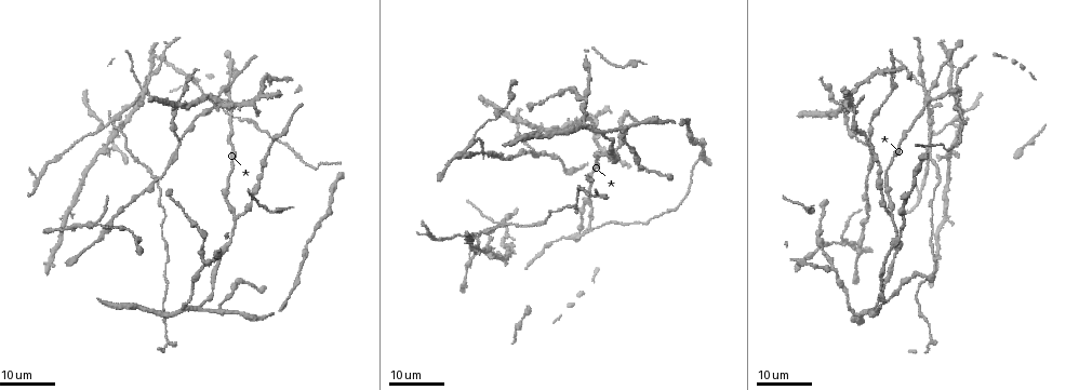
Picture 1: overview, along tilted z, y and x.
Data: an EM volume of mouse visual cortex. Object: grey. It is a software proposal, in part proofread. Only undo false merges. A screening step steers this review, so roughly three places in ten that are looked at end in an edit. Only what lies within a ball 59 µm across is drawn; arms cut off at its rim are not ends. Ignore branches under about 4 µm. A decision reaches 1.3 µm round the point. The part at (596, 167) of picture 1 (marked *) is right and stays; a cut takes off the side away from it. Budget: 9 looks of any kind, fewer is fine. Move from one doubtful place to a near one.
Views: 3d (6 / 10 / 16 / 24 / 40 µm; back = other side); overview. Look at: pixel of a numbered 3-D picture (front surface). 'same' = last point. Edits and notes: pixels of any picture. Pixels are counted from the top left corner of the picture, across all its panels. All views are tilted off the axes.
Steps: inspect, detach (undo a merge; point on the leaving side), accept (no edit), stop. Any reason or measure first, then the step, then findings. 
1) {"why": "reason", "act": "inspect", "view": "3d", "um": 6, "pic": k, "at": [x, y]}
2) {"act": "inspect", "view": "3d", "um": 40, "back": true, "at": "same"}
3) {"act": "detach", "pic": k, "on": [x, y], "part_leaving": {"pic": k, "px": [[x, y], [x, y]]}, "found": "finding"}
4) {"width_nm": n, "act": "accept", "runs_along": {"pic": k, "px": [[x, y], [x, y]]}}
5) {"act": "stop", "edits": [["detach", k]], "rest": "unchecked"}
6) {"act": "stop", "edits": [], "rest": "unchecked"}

{"why": "three arms meet", "act": "inspect", "view": "3d", "um": 24, "pic": 1, "at": [580, 237]}

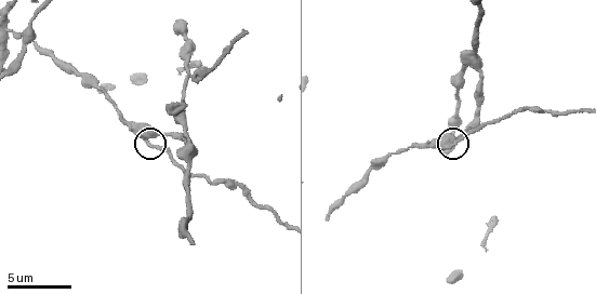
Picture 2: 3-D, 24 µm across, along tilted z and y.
{"act": "inspect", "view": "3d", "um": 10, "pic": 2, "at": [146, 143]}

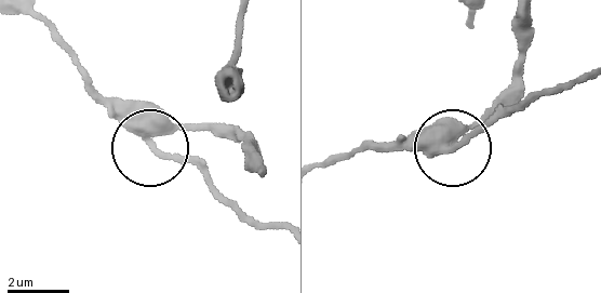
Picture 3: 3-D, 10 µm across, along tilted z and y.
{"act": "accept", "runs_along": {"pic": 3, "px": [[523, 17], [510, 83], [456, 143], [536, 94]]}, "found": "all the same neuron"}

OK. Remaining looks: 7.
{"act": "inspect", "view": "3d", "um": 16, "pic": 1, "at": [118, 210]}

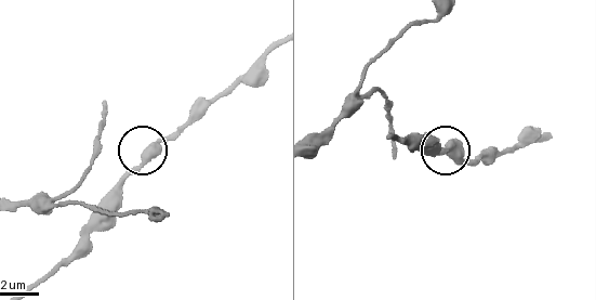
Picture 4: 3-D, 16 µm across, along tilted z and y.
{"act": "inspect", "view": "3d", "um": 6, "pic": 4, "at": [148, 152]}

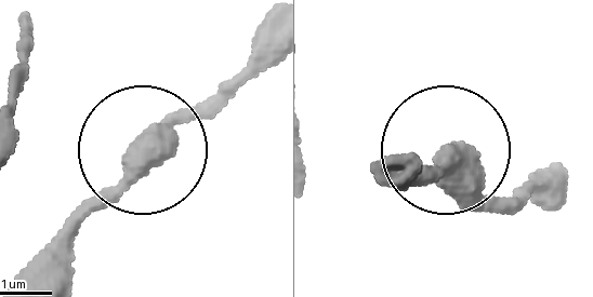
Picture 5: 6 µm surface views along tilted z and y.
{"side_arm_um": 15, "act": "accept", "runs_along": {"pic": 5, "px": [[264, 45], [159, 122], [27, 267]]}, "found": "all the same neuron"}

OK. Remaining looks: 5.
{"why": "three-way junction", "act": "inspect", "view": "3d", "um": 16, "pic": 1, "at": [136, 96]}

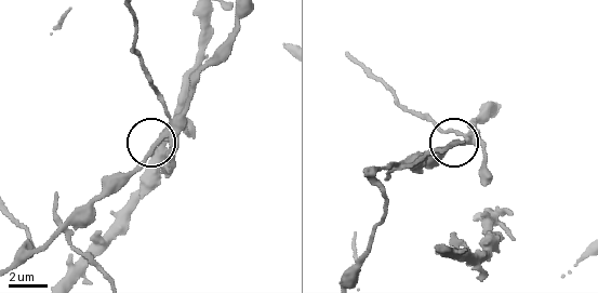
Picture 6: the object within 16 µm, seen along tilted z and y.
{"act": "inspect", "view": "3d", "um": 6, "pic": 6, "at": [162, 140]}

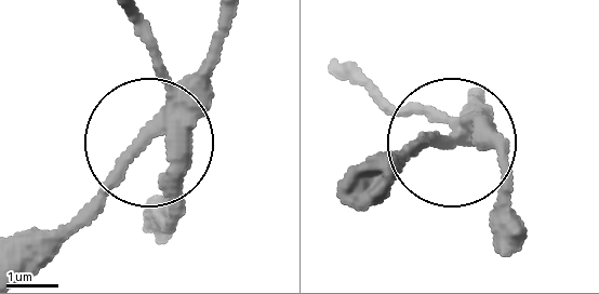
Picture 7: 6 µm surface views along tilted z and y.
{"act": "detach", "pic": 7, "on": [149, 47], "part_leaving": {"pic": 7, "px": [[185, 106], [141, 16]]}, "found": "two neurons meet here"}

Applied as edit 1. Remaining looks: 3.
{"act": "inspect", "view": "overview"}

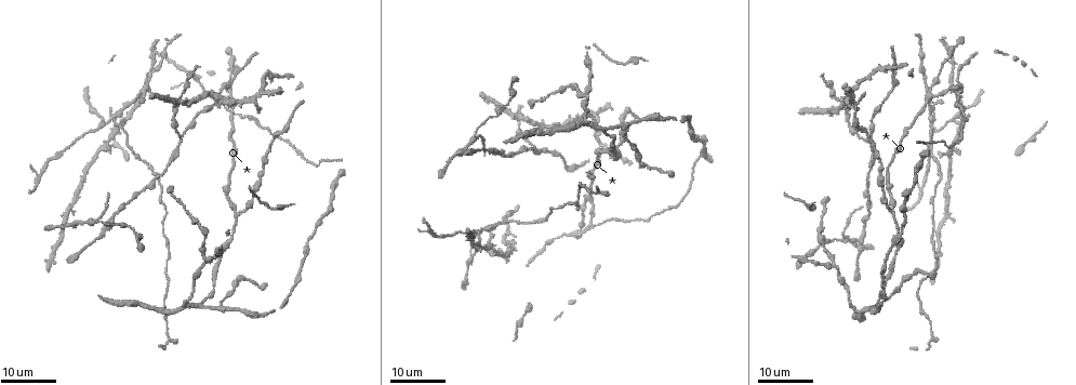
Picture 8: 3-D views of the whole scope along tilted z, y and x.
{"why": "looks like a crossing", "act": "inspect", "view": "3d", "um": 16, "pic": 8, "at": [931, 124]}

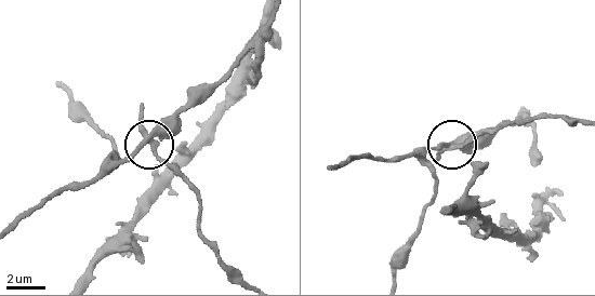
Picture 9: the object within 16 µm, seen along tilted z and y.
{"why": "zoom in", "act": "inspect", "view": "3d", "um": 6, "pic": 9, "at": [448, 144]}

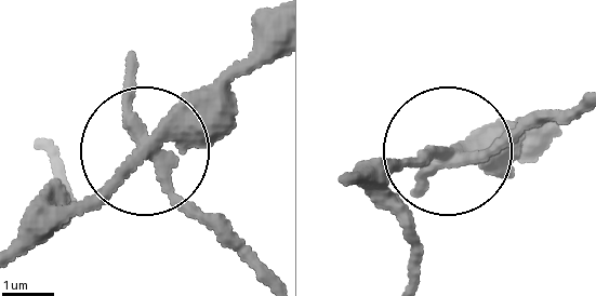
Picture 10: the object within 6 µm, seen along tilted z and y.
{"act": "detach", "pic": 10, "on": [132, 77], "part_leaving": {"pic": 10, "px": [[183, 133], [170, 194], [260, 281]]}, "found": "two neurons meet here"}

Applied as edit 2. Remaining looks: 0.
{"act": "stop", "edits": [["detach", 7], ["detach", 10]], "rest": "unchecked"}

